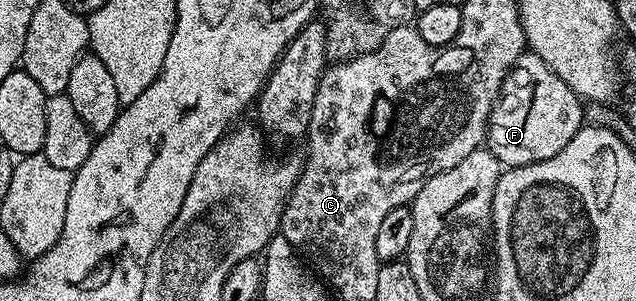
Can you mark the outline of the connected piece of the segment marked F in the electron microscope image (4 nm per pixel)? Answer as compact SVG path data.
M523 54L507 73L497 100L493 102L489 129L485 132L487 150L506 168L547 161L547 157L555 157L555 153L579 133L584 117L581 98L564 81L559 81L538 55Z

